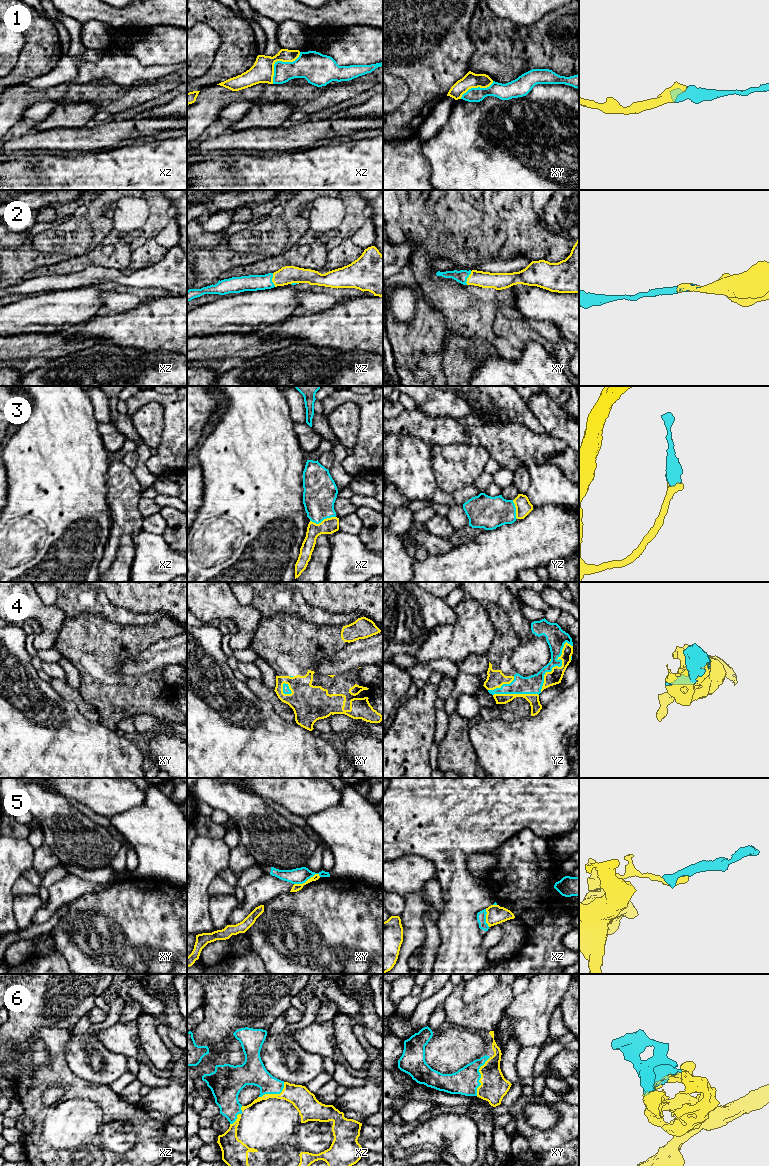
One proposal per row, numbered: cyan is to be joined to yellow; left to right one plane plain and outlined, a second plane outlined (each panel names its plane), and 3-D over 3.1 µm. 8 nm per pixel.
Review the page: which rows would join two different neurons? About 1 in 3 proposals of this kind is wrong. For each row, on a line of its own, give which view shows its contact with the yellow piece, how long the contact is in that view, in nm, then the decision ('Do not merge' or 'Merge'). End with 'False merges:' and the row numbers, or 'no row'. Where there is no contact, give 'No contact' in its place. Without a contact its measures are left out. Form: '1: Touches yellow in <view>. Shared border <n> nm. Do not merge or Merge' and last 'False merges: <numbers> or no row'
1: Touches yellow in xz. Shared border 340 nm. Do not merge
2: Touches yellow in xz. Shared border 110 nm. Merge
3: Touches yellow in xz. Shared border 220 nm. Merge
4: Touches yellow in yz. Shared border 460 nm. Merge
5: Touches yellow in xy. Shared border 220 nm. Do not merge
6: Touches yellow in xy. Shared border 340 nm. Merge
False merges: 1, 5

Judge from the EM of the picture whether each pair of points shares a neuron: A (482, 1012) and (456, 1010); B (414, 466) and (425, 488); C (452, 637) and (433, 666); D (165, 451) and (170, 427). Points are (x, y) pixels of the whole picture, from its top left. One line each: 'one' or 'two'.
A: one
B: one
C: two
D: one

